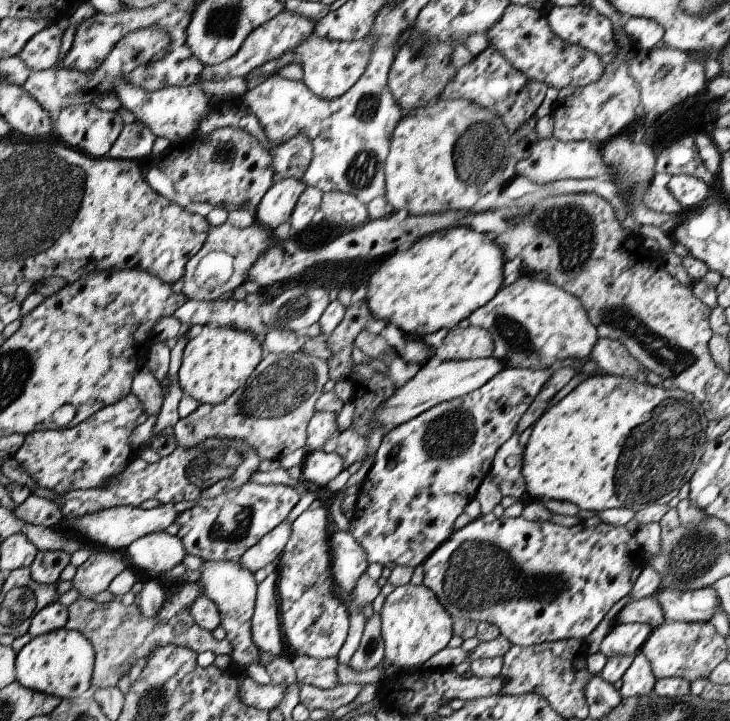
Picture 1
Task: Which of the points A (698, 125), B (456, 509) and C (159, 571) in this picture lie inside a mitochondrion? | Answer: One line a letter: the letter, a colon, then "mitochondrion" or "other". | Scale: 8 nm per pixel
A: other
B: other
C: other

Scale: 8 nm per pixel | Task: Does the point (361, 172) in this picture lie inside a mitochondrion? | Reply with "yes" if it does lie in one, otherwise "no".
yes

